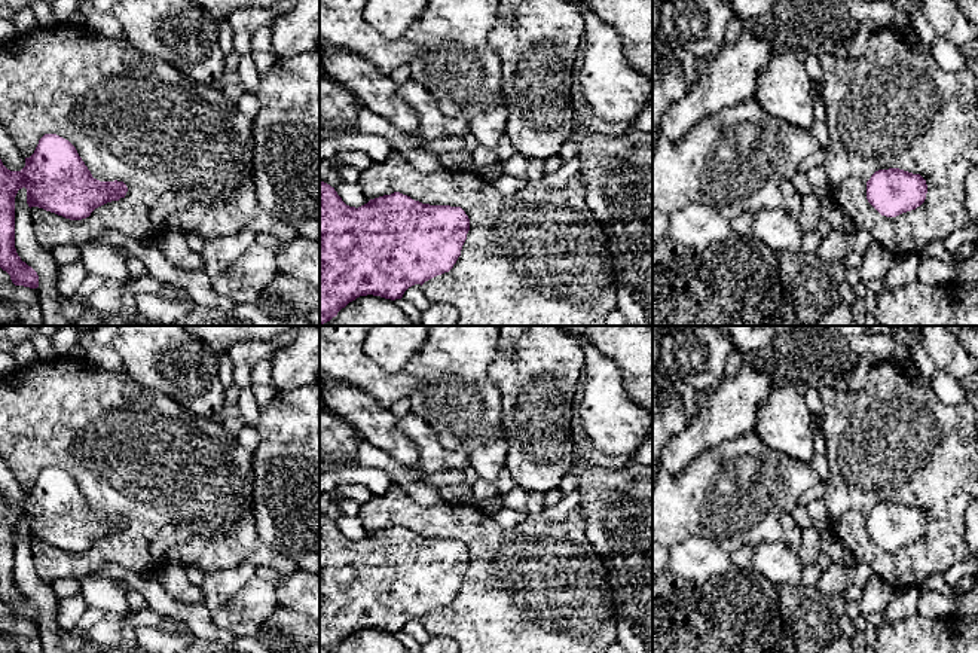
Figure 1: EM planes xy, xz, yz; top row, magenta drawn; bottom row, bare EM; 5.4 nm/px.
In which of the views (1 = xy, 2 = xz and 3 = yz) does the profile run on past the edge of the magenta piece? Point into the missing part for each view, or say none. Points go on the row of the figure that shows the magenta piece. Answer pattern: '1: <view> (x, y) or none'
1: none
2: none
3: none

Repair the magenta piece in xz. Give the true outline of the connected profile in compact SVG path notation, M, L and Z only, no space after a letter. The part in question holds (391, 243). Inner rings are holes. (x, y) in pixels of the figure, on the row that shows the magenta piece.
M320 180L320 326L360 296L401 299L409 287L449 272L468 231L461 207L422 204L394 192L355 208Z

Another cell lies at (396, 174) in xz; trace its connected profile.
M401 153L383 162L373 162L360 173L358 183L370 201L400 192L430 205L461 207L470 219L470 231L461 256L449 272L422 284L430 303L447 303L458 309L458 326L605 326L606 315L617 308L612 257L606 235L586 204L586 181L575 176L559 190L548 190L541 181L505 196L476 170L416 171Z

